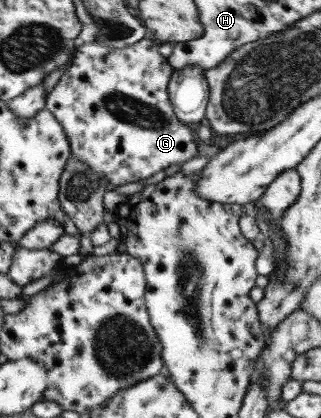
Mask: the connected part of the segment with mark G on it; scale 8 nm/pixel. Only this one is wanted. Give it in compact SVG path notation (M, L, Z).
M140 40L127 48L108 49L98 42L78 45L68 70L47 94L45 109L58 120L68 137L70 157L78 157L92 172L108 178L115 185L144 181L172 164L182 164L198 156L198 143L191 124L184 125L174 115L168 85L173 73L167 58L158 51L161 43Z

